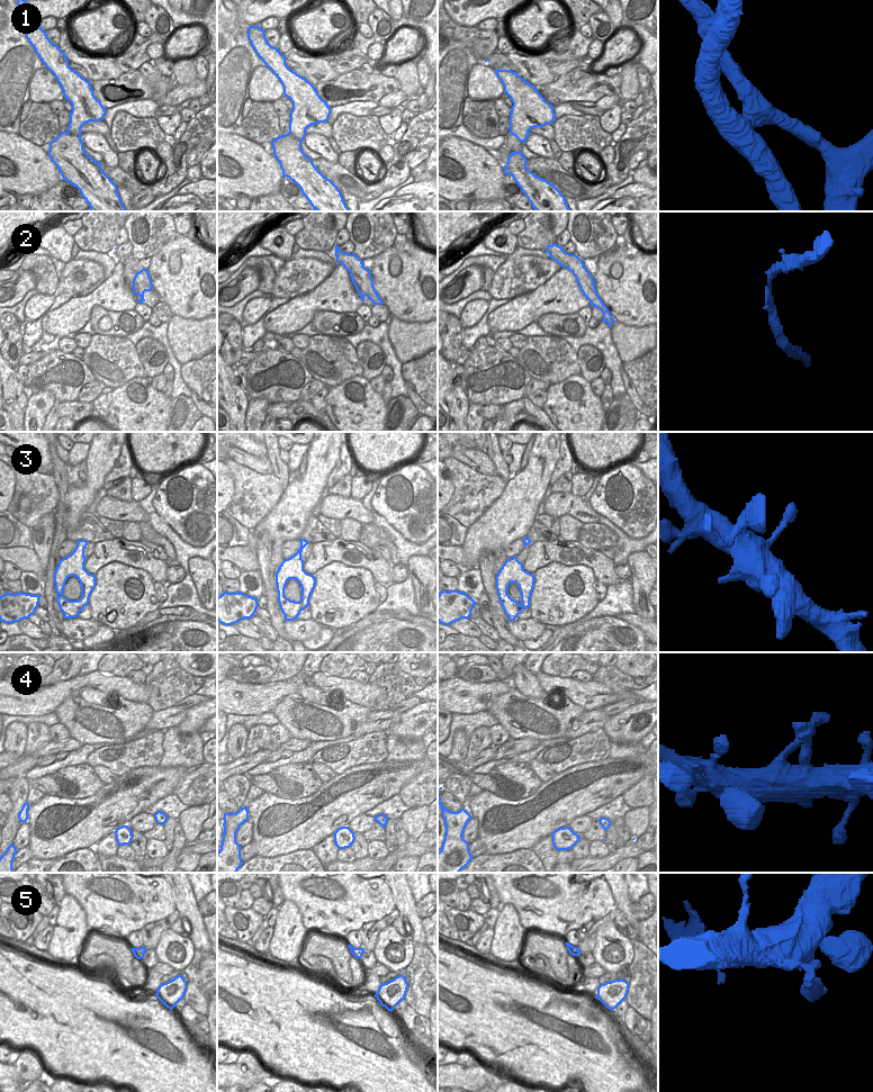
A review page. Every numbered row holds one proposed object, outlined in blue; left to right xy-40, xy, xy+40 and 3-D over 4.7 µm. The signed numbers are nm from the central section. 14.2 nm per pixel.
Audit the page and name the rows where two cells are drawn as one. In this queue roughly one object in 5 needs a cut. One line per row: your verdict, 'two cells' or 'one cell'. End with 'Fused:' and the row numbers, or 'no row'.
1: one cell
2: one cell
3: one cell
4: one cell
5: two cells
Fused: 5

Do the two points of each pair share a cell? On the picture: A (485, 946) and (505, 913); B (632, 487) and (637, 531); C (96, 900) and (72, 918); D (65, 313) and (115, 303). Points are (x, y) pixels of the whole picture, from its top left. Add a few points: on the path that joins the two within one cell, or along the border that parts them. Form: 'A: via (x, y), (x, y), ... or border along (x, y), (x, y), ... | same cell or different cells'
A: border along (494, 929), (489, 951) | different cells
B: via (633, 498), (637, 520) | same cell
C: border along (66, 893), (83, 910), (86, 924), (90, 930) | different cells
D: via (78, 309), (93, 298), (104, 298) | same cell

